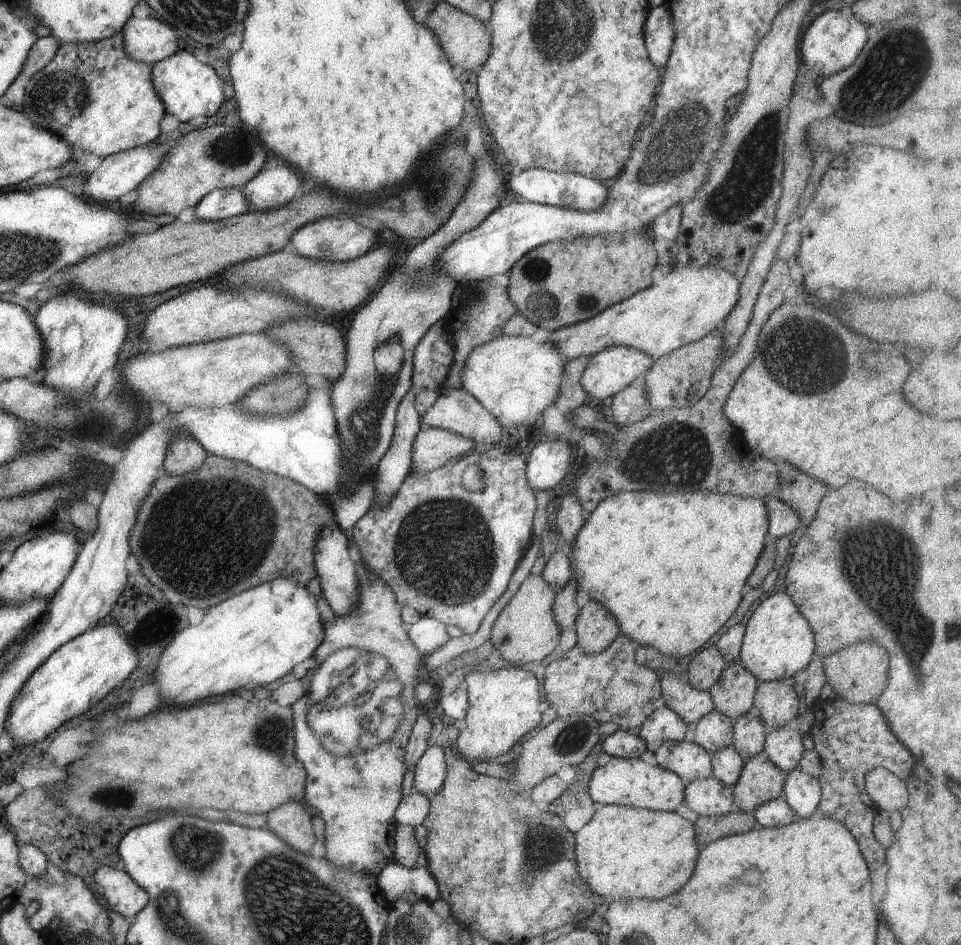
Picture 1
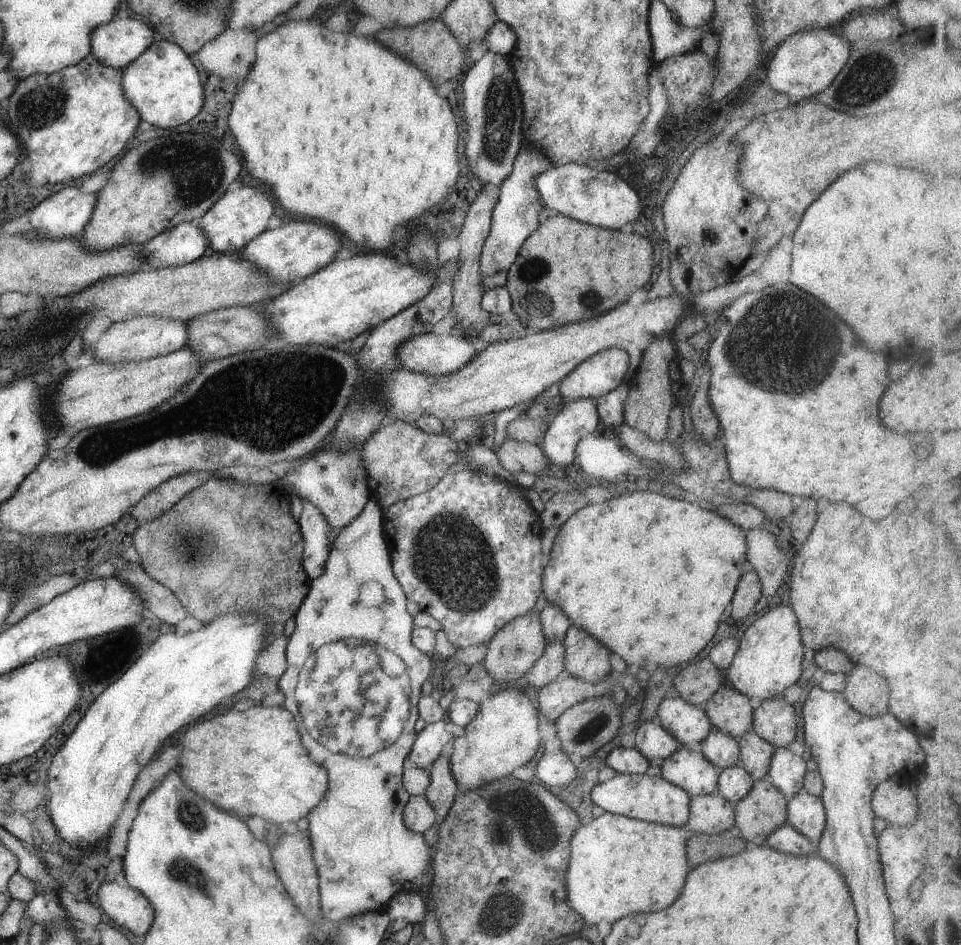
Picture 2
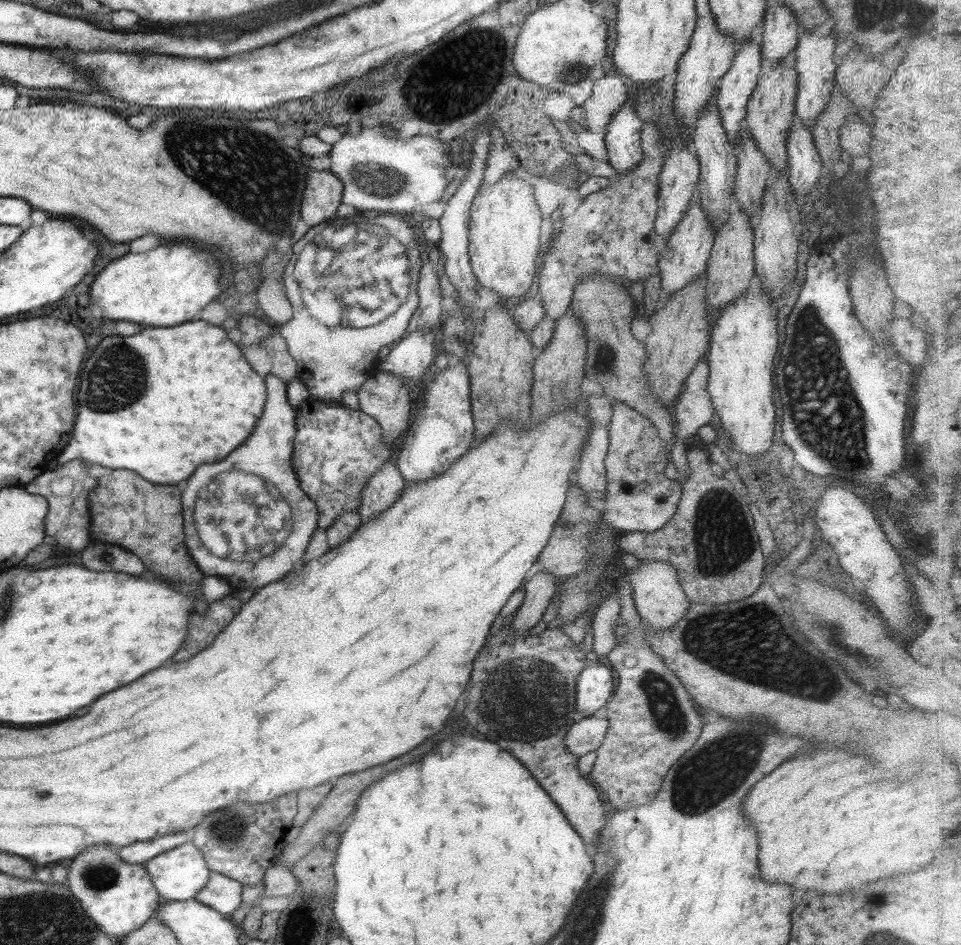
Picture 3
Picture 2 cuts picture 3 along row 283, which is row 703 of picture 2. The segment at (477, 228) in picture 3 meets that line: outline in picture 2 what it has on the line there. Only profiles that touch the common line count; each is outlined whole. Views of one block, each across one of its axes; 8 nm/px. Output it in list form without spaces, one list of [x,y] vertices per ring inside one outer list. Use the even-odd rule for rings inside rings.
[[[511,686],[502,688],[497,694],[490,694],[488,698],[478,703],[477,713],[464,727],[465,732],[460,738],[451,741],[452,752],[448,757],[450,772],[453,774],[457,787],[460,789],[477,789],[481,784],[511,774],[516,767],[525,765],[538,750],[540,737],[538,734],[537,710],[531,700],[519,690]]]

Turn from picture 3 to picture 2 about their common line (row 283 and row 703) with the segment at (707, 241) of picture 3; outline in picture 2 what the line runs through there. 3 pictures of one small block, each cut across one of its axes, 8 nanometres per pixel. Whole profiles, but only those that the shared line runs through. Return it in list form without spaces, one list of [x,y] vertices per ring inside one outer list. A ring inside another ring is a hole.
[[[679,696],[663,699],[656,714],[662,728],[683,746],[701,742],[711,726],[702,706],[691,706]]]

